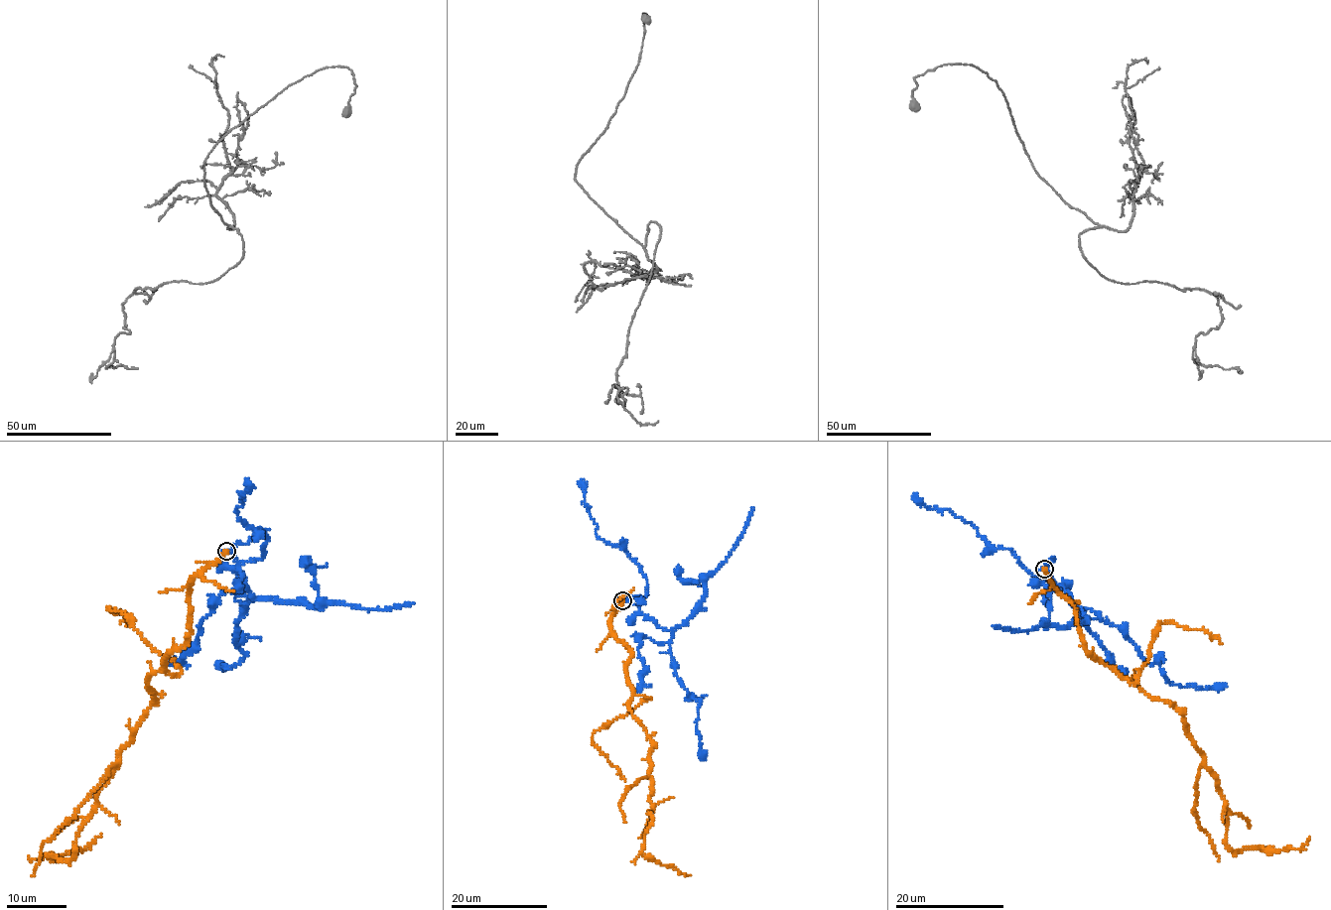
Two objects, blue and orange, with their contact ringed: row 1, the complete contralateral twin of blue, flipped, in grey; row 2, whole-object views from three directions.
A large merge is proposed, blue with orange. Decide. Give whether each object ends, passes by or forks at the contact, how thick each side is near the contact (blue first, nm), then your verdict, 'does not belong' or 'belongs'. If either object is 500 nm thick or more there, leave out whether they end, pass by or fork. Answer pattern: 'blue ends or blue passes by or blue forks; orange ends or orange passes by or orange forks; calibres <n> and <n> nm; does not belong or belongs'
blue passes by; orange ends; calibres 100 and 300 nm; does not belong

